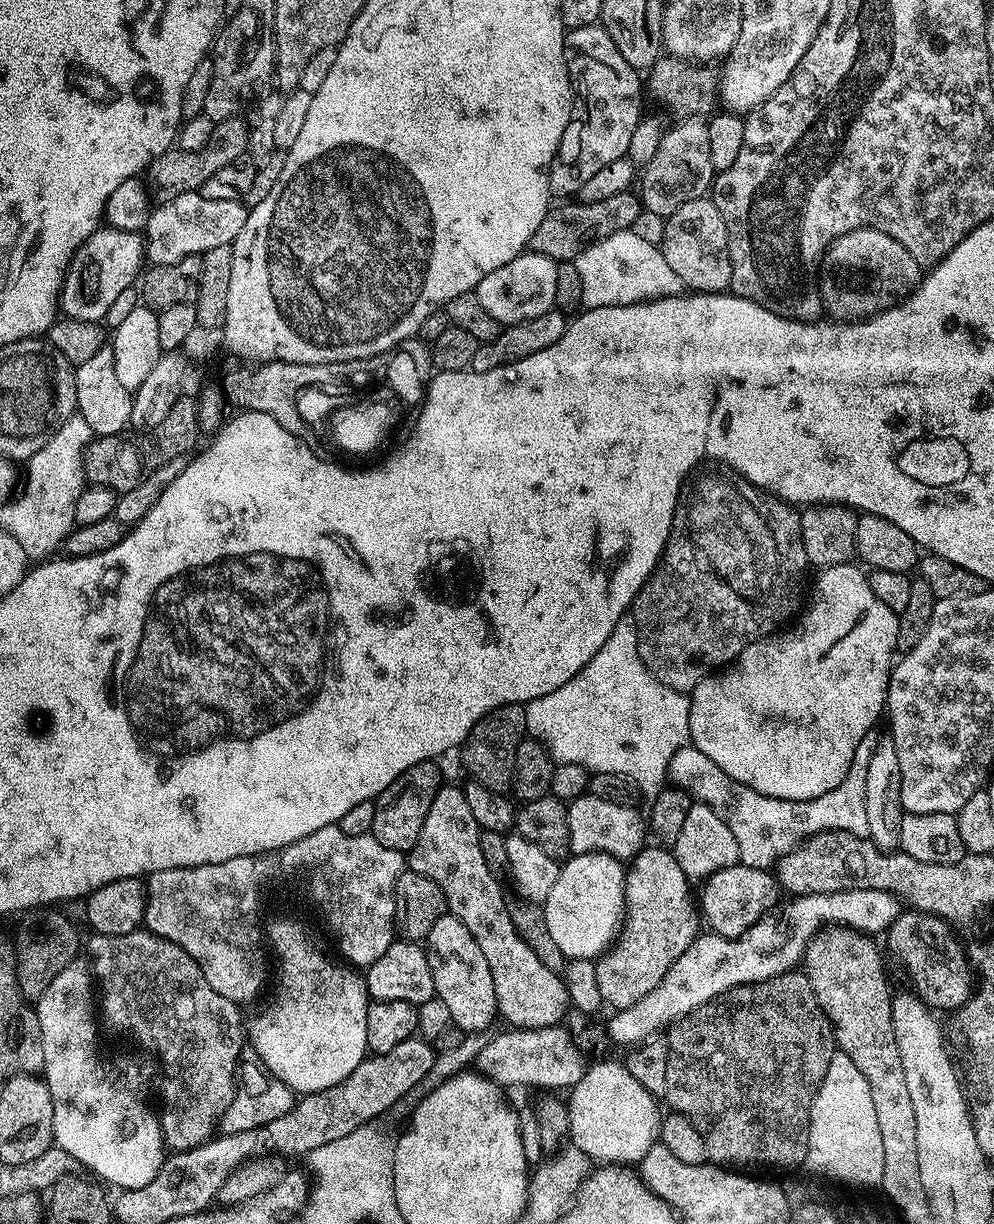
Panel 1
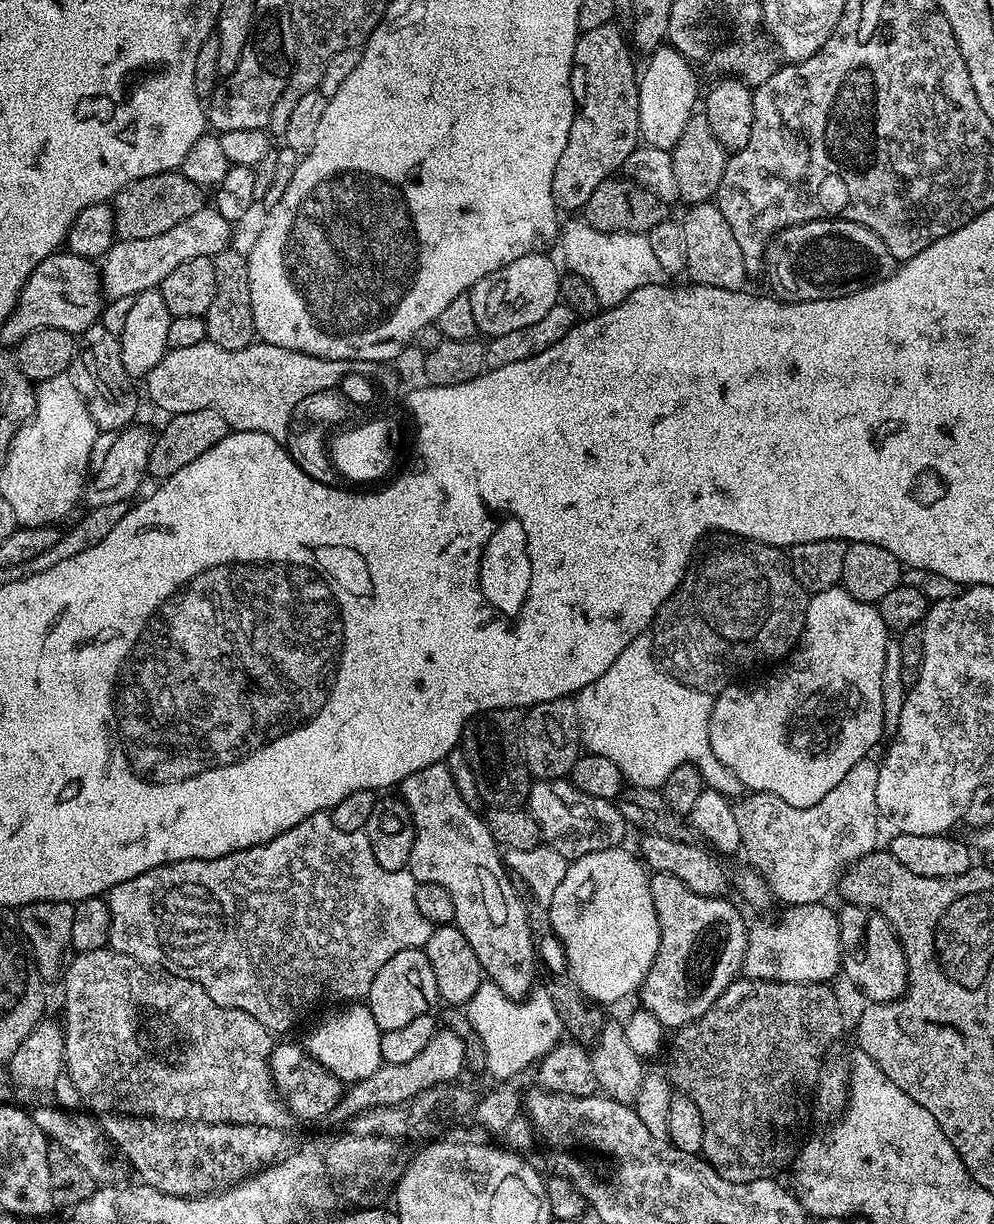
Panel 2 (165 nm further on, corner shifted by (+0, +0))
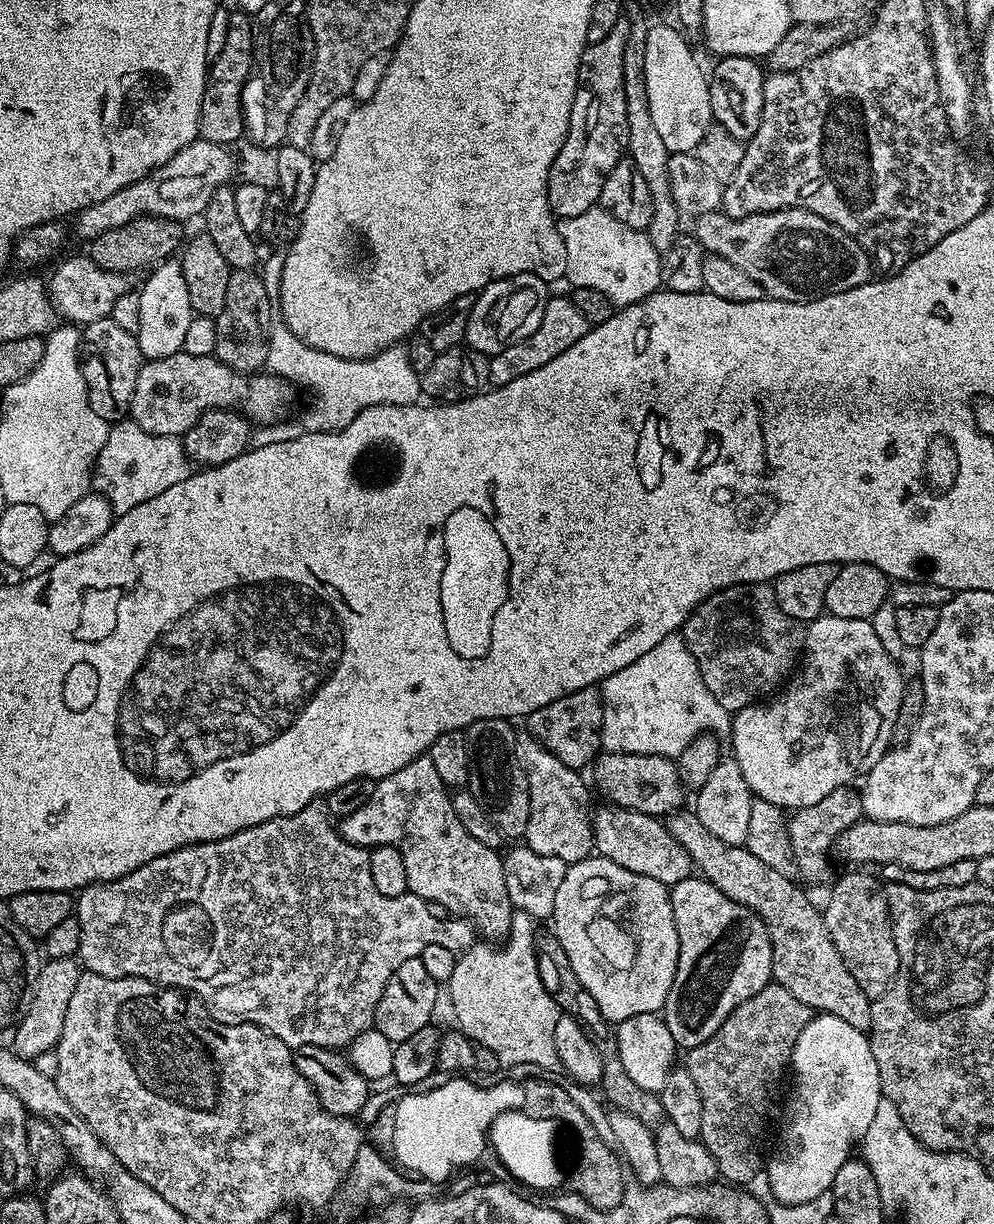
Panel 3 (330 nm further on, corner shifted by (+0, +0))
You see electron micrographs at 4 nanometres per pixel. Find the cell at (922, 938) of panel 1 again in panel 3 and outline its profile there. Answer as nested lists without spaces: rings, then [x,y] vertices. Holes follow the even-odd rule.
[[[848,870],[832,888],[828,905],[823,905],[822,915],[826,930],[846,962],[846,970],[854,974],[854,982],[870,998],[883,994],[892,984],[898,970],[898,946],[892,933],[892,919],[888,916],[888,904],[884,900],[881,881],[871,876],[868,870]]]

